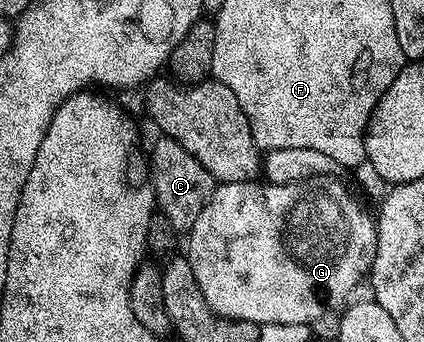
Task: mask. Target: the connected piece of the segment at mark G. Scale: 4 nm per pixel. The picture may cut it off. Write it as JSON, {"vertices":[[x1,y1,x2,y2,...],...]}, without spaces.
{"vertices":[[332,174,330,176,314,176,308,180,302,180,296,184,269,184,266,182,252,182,246,180,245,182,233,182,232,184,219,184,216,187,215,192,209,198,209,202,205,206,205,210,201,210,200,216,197,218,197,222,193,222,191,231,186,233,185,244,187,240,187,249,185,249,185,255,189,266,193,270,193,278,197,278,197,286,201,286,201,294,205,294,205,302,209,302,209,306,213,311,215,311,219,316,224,316,226,320,244,320,245,322,253,322,254,324,273,324,273,323,283,323,283,324,295,324,301,323,304,326,310,326,314,320,319,320,323,316,323,311,331,312,336,308,336,310,342,309,344,305,348,303,351,291,358,286,359,283,364,283,365,277,370,273,371,263,375,257,375,251,377,250,377,234,379,229,377,227,376,217,373,215,373,212,370,212,341,181,338,180,338,175]]}

